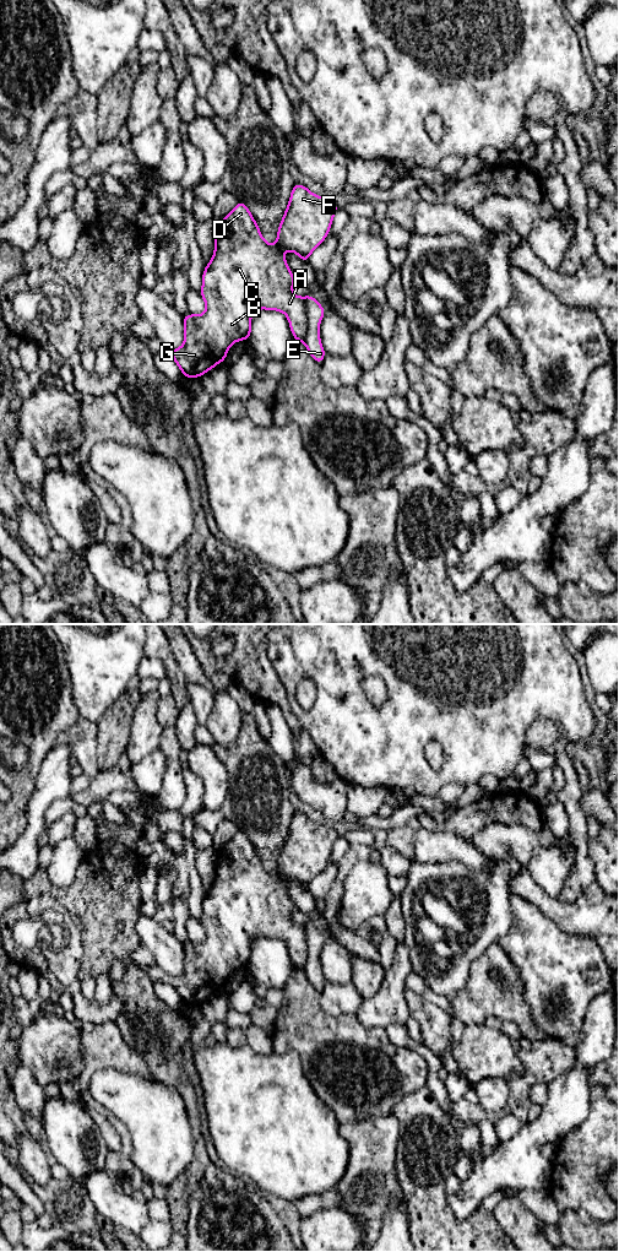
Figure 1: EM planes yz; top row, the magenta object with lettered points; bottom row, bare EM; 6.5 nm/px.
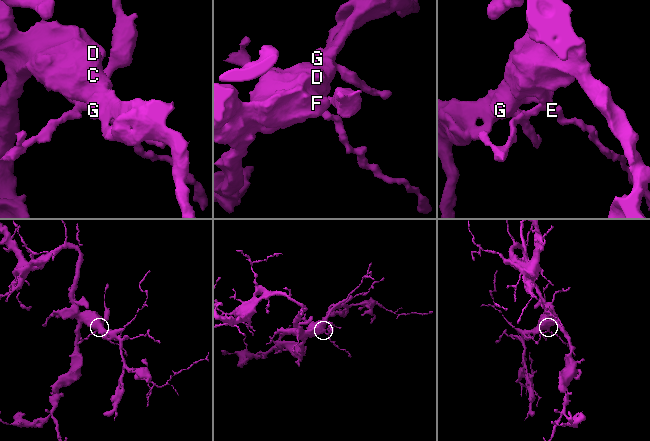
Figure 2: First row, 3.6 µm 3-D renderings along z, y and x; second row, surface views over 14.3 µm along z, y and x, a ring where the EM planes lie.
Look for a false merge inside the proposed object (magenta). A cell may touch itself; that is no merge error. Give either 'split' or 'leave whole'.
split

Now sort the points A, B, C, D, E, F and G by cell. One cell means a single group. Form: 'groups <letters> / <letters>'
groups A B C D F G / E

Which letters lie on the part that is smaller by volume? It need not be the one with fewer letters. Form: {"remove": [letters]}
{"remove": ["E"]}

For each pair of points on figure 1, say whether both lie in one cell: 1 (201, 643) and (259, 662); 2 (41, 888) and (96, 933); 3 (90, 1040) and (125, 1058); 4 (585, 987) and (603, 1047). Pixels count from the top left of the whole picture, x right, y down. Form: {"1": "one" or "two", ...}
{"1": "one", "2": "one", "3": "one", "4": "two"}

